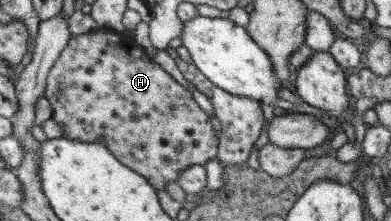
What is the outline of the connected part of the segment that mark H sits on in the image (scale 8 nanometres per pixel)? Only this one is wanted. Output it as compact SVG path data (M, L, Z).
M96 29L92 32L70 37L56 58L55 63L49 68L46 81L47 84L45 84L43 94L51 107L50 118L61 126L62 137L85 143L101 142L119 162L122 162L127 168L134 170L137 174L146 177L146 181L155 190L158 188L165 190L164 187L169 181L177 182L177 177L179 177L179 173L183 169L193 165L203 165L207 160L216 159L218 138L215 137L215 131L213 131L209 116L199 108L187 89L181 87L167 72L164 72L151 60L140 46L134 42L131 34L117 34L106 29Z

